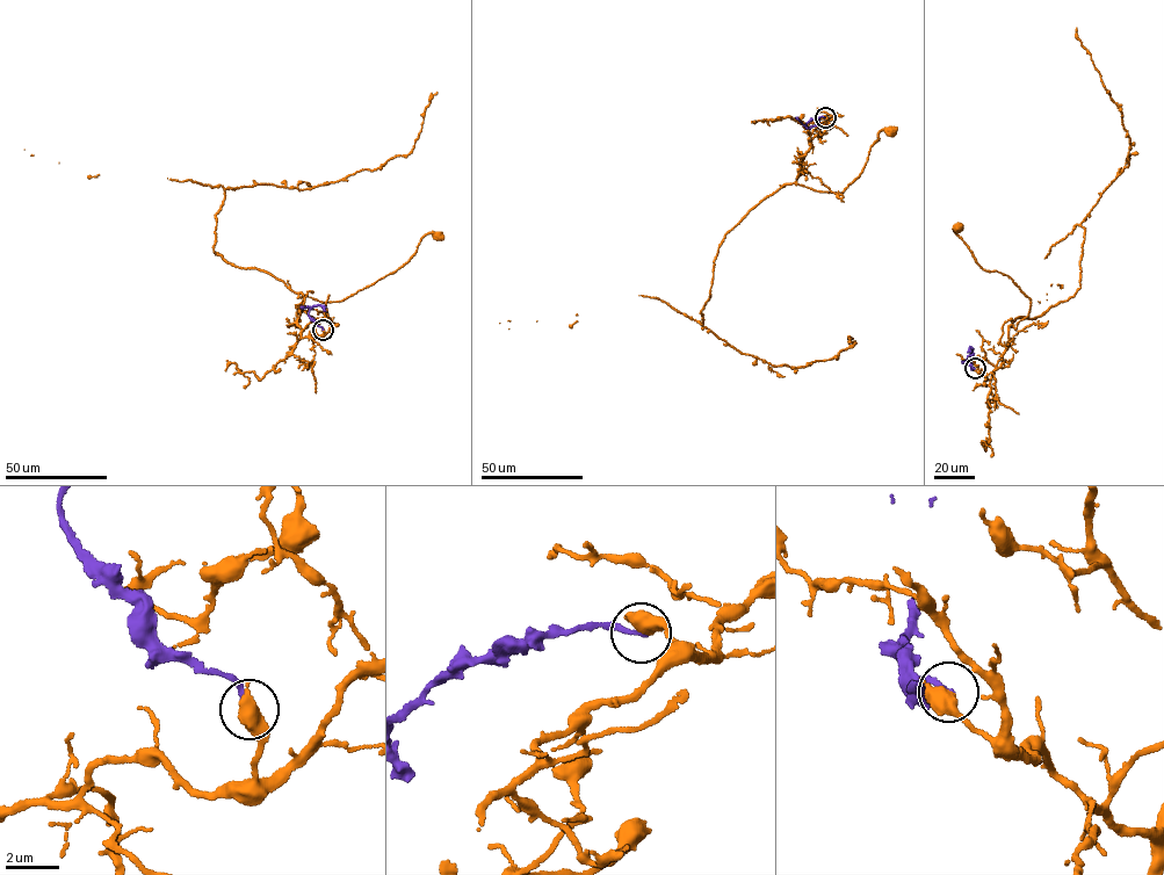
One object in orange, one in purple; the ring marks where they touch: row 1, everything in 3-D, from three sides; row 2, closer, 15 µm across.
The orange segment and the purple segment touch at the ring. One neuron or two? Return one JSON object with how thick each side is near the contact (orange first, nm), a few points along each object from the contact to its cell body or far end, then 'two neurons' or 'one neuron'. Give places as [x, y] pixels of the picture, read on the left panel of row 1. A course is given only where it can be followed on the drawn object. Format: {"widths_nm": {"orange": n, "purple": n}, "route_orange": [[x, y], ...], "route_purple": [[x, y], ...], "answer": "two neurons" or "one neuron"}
{"widths_nm": {"orange": 700, "purple": 200}, "route_orange": [[323, 330], [323, 334], [302, 337], [299, 293], [340, 302], [403, 266], [424, 236], [438, 237]], "route_purple": [[323, 330], [310, 317], [309, 310], [319, 305], [325, 311]], "answer": "two neurons"}

